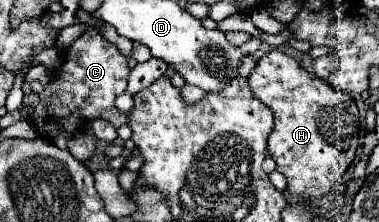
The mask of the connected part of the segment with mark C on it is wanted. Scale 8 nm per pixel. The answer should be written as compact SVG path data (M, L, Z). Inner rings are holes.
M87 28L87 32L65 52L61 72L41 94L25 94L21 110L27 112L27 120L41 134L41 138L69 150L77 160L83 162L89 160L97 150L97 138L89 130L89 120L103 118L115 128L127 124L127 114L115 110L115 96L125 92L127 76L127 58L99 32Z

